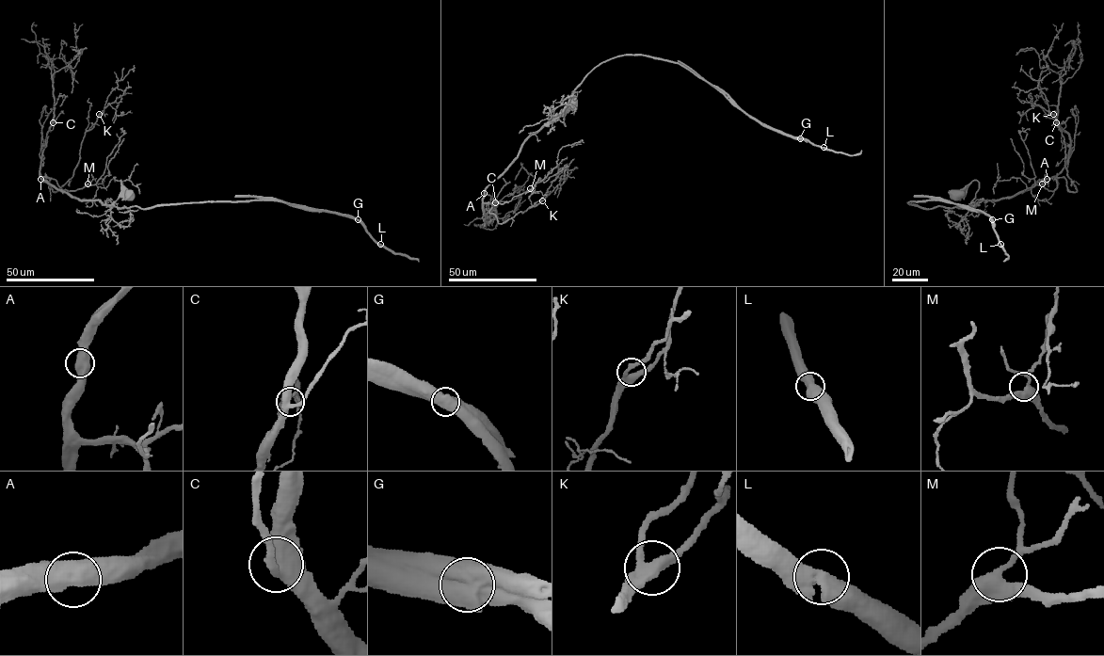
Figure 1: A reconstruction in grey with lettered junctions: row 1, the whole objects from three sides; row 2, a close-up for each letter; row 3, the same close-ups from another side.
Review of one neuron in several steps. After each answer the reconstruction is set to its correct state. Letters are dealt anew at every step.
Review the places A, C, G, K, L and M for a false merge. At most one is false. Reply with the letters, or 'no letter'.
G

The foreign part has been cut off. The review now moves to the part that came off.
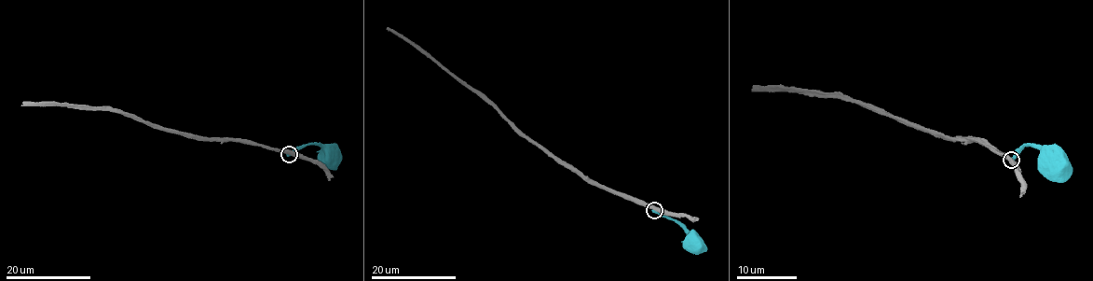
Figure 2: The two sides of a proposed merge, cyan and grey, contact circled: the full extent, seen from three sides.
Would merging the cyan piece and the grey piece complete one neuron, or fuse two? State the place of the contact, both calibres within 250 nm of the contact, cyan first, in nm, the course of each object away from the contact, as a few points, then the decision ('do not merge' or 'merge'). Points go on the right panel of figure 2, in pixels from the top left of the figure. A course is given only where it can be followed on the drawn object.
place (1011, 160); calibres 600 and 500 nm; course cyan (1011, 160), (1024, 147), (1029, 147), (1041, 147), (1055, 161); course grey (1009, 160), (981, 140), (937, 137), (932, 131), (905, 123), (845, 96), (752, 89); do not merge

